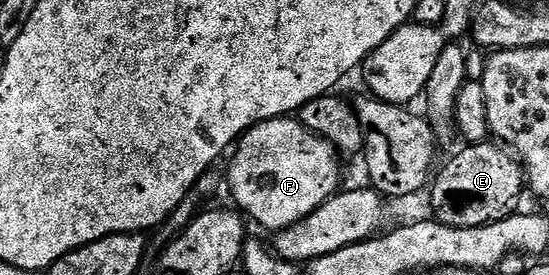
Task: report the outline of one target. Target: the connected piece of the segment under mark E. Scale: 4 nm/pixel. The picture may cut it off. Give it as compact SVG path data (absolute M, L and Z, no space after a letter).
M492 140L468 144L463 148L465 150L458 151L444 167L439 167L431 183L435 221L454 228L478 228L491 222L506 220L510 215L517 213L521 209L520 197L526 194L526 175L520 159L511 150Z

